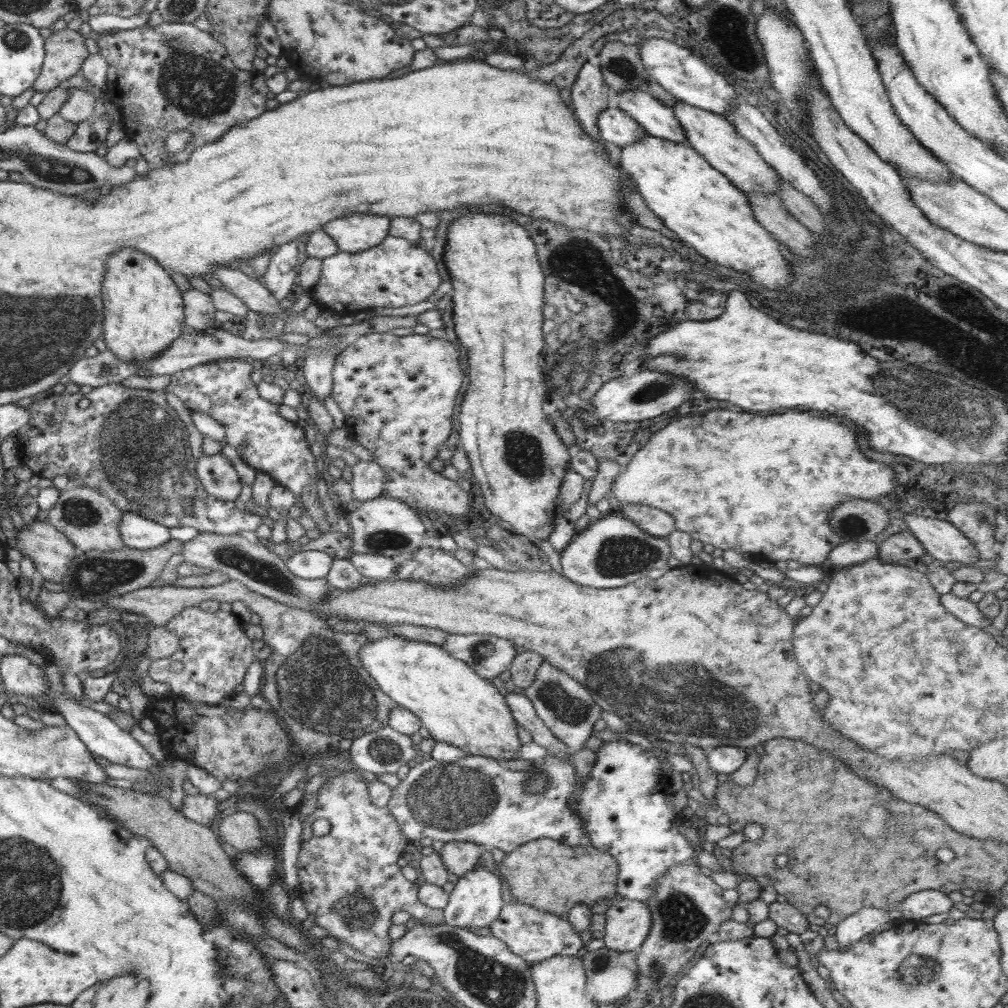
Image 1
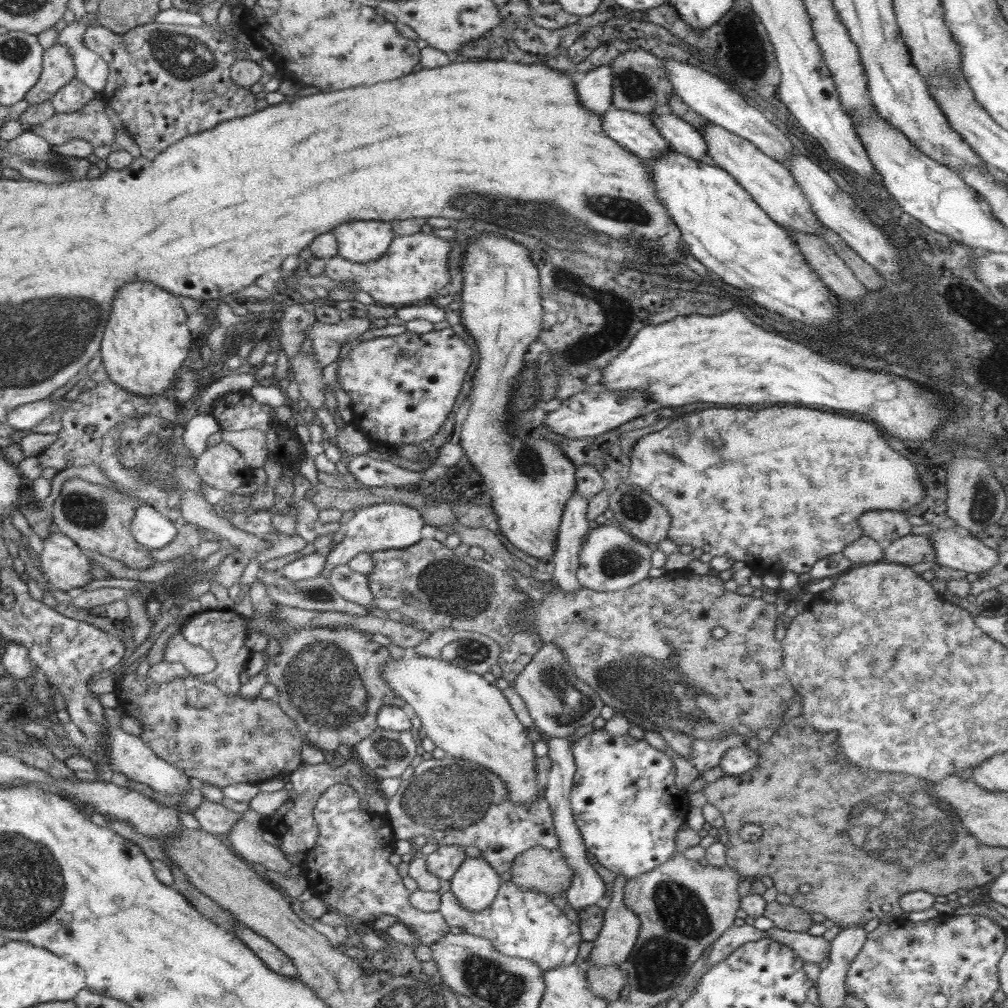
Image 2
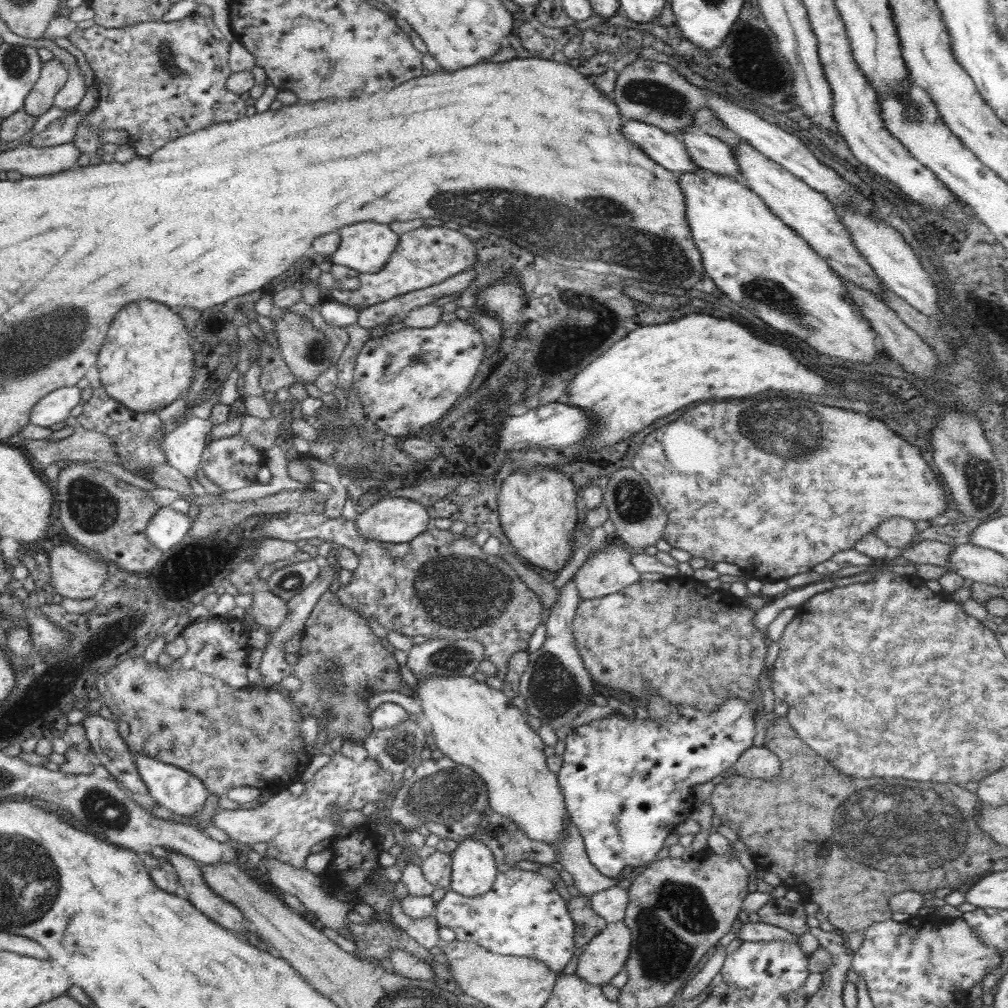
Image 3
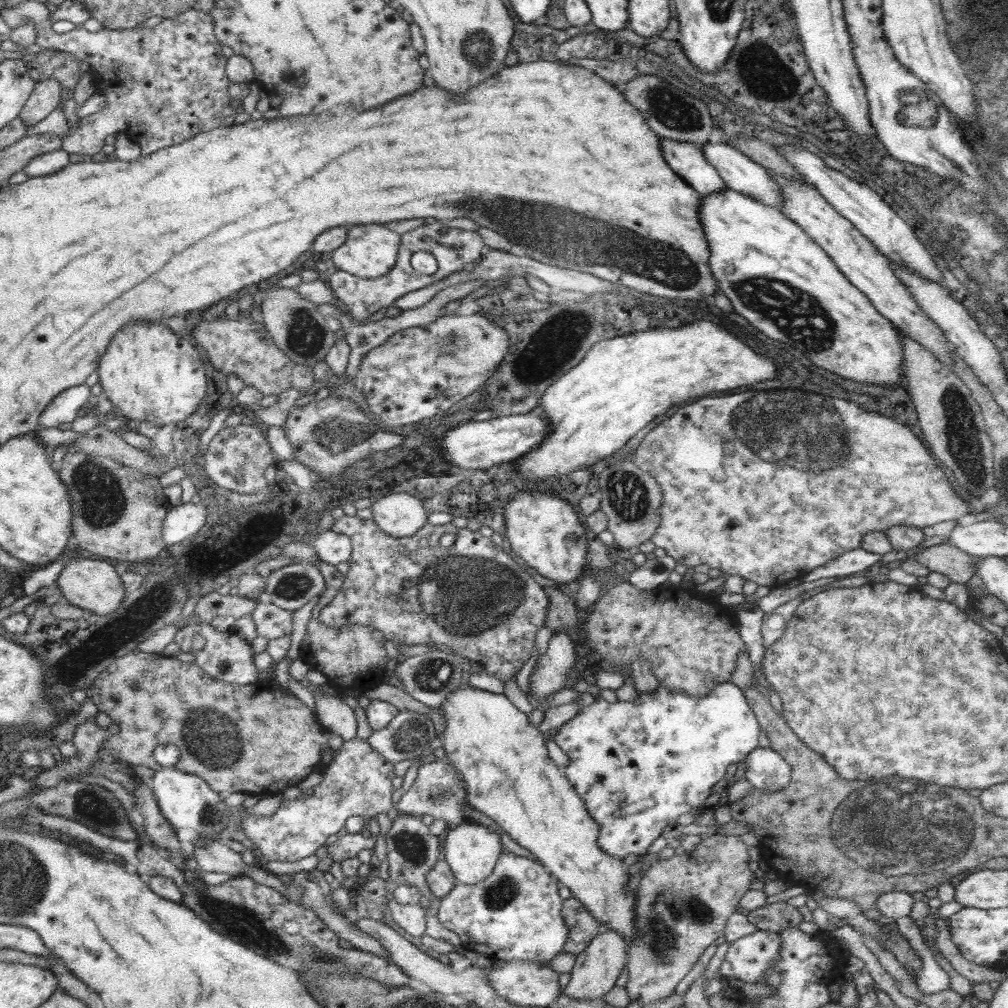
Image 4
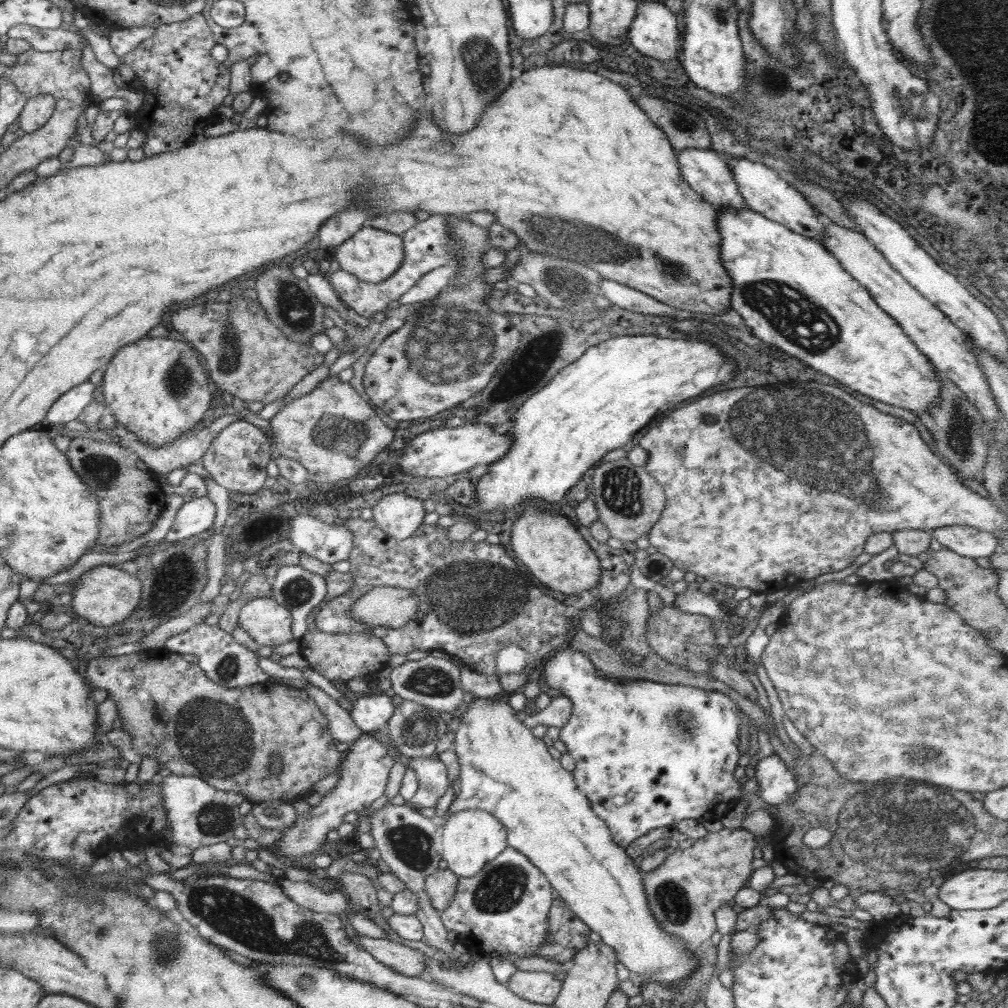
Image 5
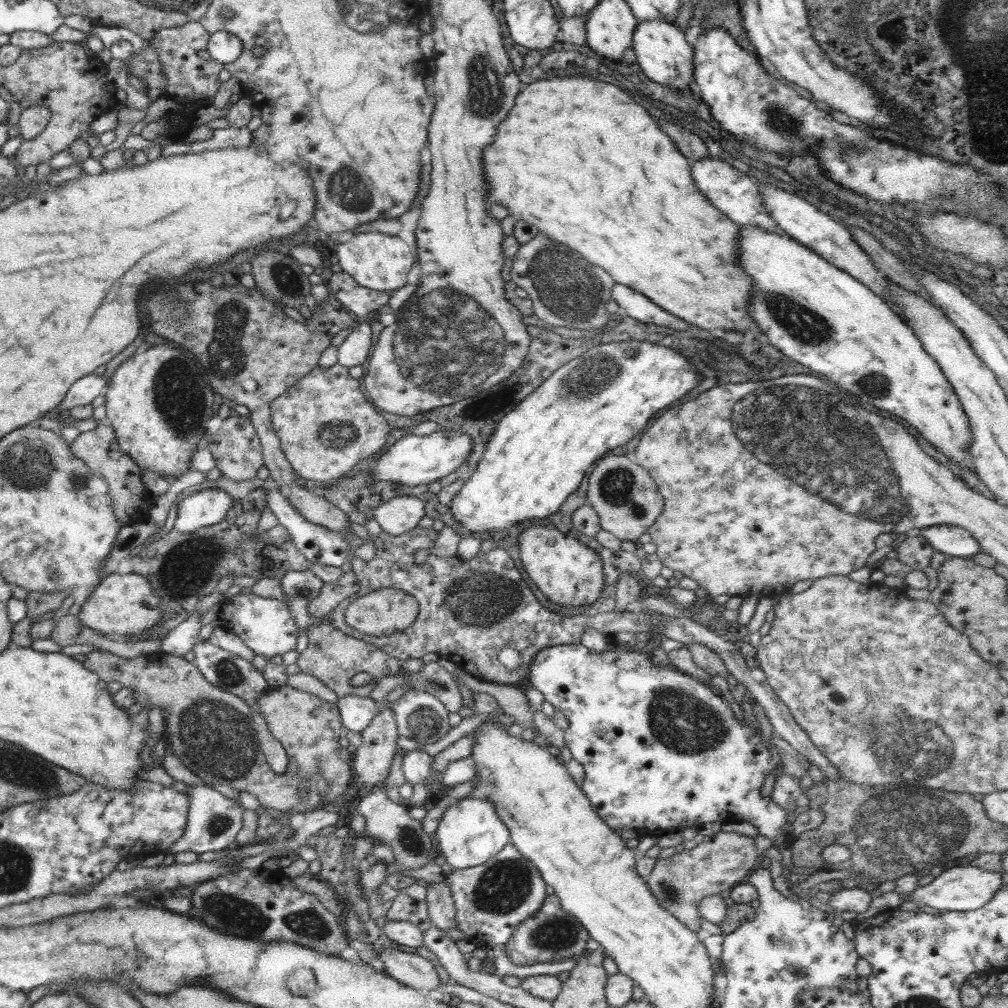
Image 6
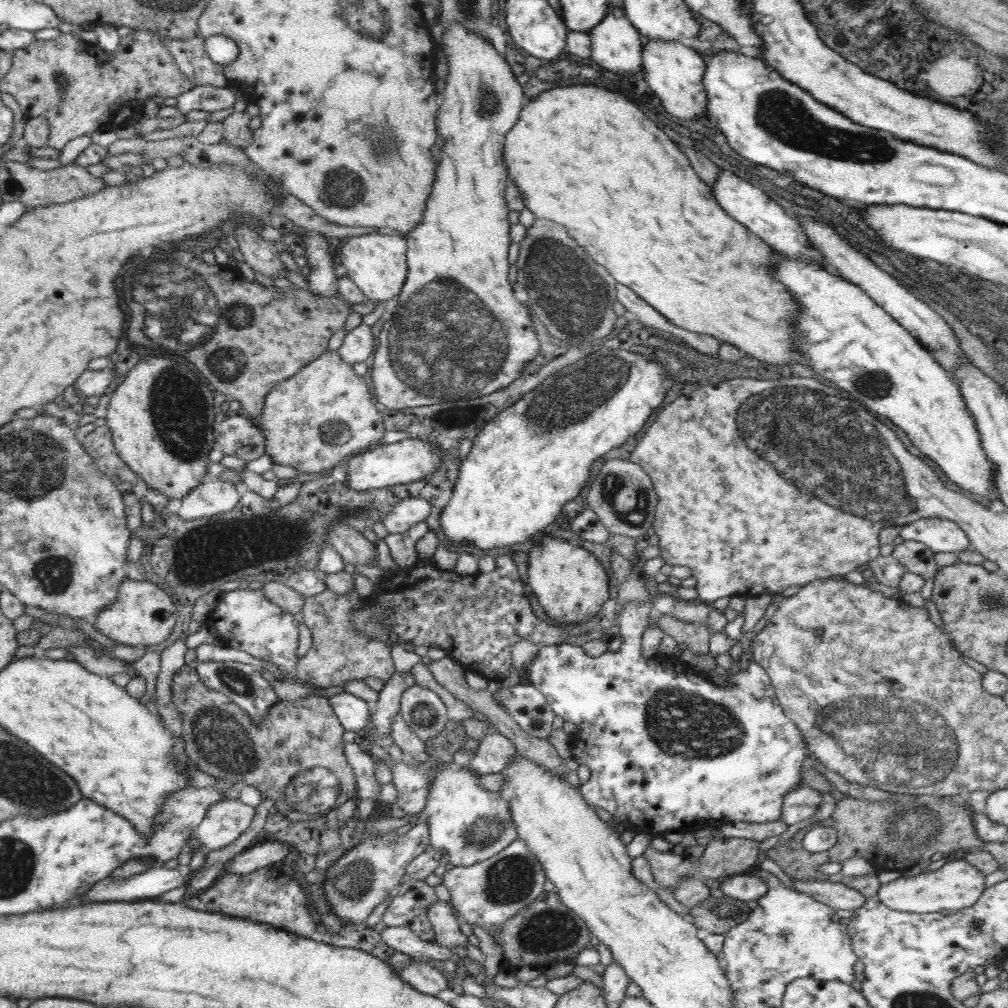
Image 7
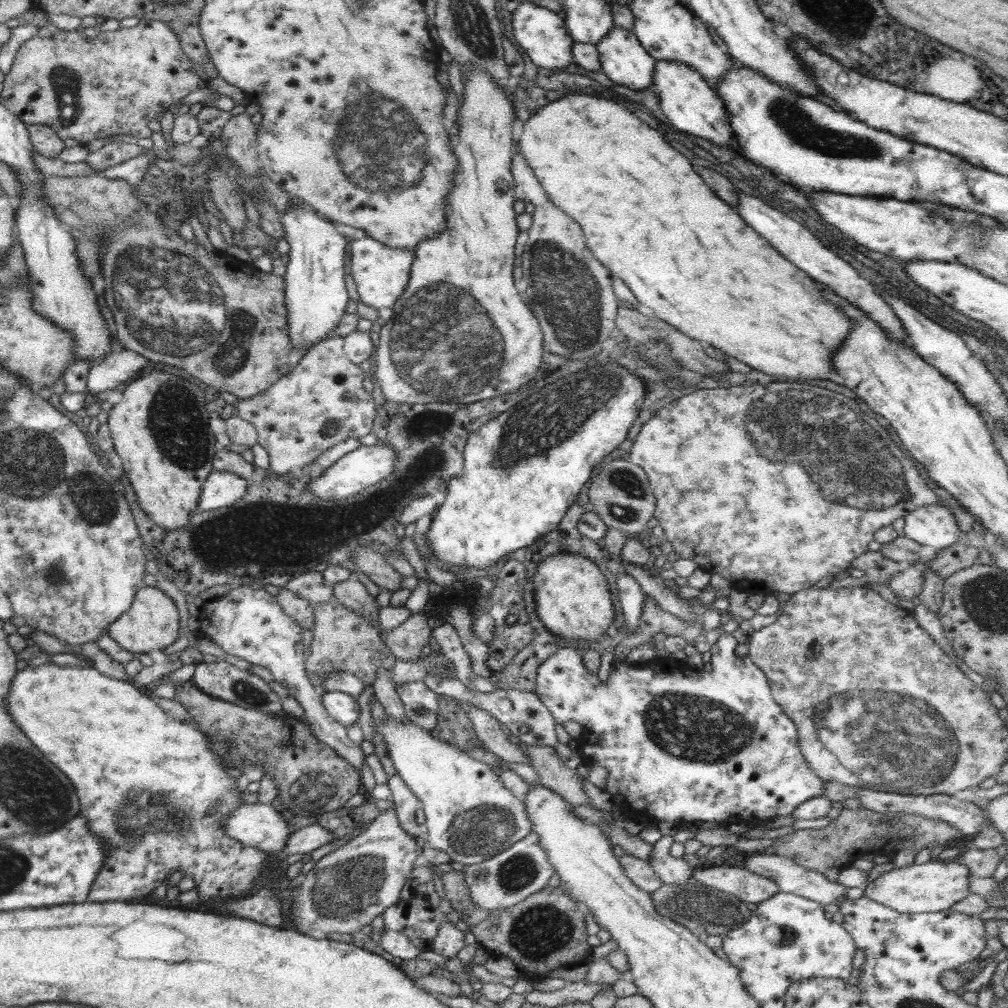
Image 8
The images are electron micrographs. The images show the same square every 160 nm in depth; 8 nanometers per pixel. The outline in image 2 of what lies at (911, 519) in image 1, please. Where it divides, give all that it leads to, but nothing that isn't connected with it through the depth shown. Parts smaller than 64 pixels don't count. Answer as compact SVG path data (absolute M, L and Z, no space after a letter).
M947 525L939 526L938 531L930 535L936 556L935 563L947 568L962 570L967 574L986 574L990 569L994 569L998 563L998 553L993 548L986 546L975 536L962 536L958 534L955 527Z

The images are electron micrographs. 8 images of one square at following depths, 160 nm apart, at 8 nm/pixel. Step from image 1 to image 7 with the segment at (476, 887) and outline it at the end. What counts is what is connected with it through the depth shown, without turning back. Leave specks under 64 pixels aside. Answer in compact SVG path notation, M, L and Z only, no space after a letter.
M452 759L435 770L425 807L421 810L419 820L425 821L429 828L429 844L431 850L444 853L445 860L455 867L470 866L492 858L517 839L517 830L513 823L508 803L498 791L489 791L480 787L479 776L466 767L458 767Z

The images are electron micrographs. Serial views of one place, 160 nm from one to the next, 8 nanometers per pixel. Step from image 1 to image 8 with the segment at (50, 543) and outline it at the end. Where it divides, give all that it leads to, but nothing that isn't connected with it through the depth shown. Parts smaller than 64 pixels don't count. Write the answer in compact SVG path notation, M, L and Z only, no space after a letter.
M144 584L134 595L130 608L109 626L111 636L128 652L148 653L170 646L178 638L178 609L174 601L158 587Z

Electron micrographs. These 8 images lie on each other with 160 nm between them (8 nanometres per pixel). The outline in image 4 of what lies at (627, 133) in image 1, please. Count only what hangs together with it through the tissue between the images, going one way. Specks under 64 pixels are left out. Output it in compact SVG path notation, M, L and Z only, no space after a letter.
M658 136L668 166L702 197L725 188L718 171L706 160L700 146Z

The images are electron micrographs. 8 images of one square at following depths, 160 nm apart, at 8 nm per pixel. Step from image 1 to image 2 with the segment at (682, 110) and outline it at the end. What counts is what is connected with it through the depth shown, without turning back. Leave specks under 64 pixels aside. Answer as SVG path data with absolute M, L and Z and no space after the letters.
M703 124L700 134L707 144L707 153L713 160L714 166L722 168L736 179L736 182L752 195L752 198L762 208L763 212L781 227L793 228L798 233L808 233L823 238L823 226L815 215L806 195L792 178L790 171L773 158L766 156L757 146L741 136L728 132L717 124Z

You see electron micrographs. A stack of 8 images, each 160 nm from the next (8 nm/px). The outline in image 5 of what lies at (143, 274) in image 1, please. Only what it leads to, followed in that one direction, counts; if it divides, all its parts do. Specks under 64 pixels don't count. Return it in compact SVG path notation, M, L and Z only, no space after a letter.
M143 336L140 340L123 346L109 361L100 383L104 396L102 402L107 411L114 414L118 425L134 432L136 440L150 447L166 447L186 432L195 429L204 419L212 400L208 376L206 366L191 343L168 340L168 337Z

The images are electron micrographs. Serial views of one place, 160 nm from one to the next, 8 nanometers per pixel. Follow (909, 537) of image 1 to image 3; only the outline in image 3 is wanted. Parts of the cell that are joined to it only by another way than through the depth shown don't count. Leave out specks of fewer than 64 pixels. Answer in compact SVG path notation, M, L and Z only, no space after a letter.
M916 540L907 546L902 557L914 564L932 564L933 566L942 566L946 569L950 565L950 555L952 555L953 546L938 542L938 540Z

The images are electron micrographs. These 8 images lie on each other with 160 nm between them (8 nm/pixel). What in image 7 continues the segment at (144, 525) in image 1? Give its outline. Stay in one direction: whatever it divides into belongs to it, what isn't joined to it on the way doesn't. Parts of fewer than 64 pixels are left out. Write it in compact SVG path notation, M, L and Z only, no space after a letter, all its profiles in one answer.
M221 480L203 482L181 499L177 512L187 521L210 518L232 510L240 500L235 485Z

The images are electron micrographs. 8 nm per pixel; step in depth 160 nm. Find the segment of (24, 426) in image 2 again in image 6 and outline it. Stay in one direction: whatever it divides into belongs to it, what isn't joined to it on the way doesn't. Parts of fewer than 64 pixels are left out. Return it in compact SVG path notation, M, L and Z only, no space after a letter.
M94 373L79 378L70 386L57 411L72 410L76 406L90 404L107 386L103 377Z

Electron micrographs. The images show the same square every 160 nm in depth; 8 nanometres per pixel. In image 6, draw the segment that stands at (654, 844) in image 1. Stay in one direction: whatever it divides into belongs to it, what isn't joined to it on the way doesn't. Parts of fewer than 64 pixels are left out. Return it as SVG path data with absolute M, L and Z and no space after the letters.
M581 642L578 644L563 644L551 646L537 652L529 668L529 678L526 685L536 688L544 699L554 708L561 710L568 719L568 728L564 730L564 740L570 749L573 759L582 763L585 777L581 789L589 798L592 808L604 819L604 822L613 828L630 828L638 834L645 836L650 832L657 831L678 831L685 828L699 828L706 822L744 821L753 824L759 834L774 841L776 847L786 838L783 833L783 826L786 824L787 812L780 808L770 796L762 796L760 788L764 784L764 776L774 772L783 772L783 762L780 751L771 744L769 749L762 743L760 730L751 728L748 724L743 725L736 718L734 713L720 696L716 695L711 688L700 682L699 679L690 677L670 667L656 667L647 650L639 648L626 648L617 645L608 647L607 651L597 653L586 648Z

